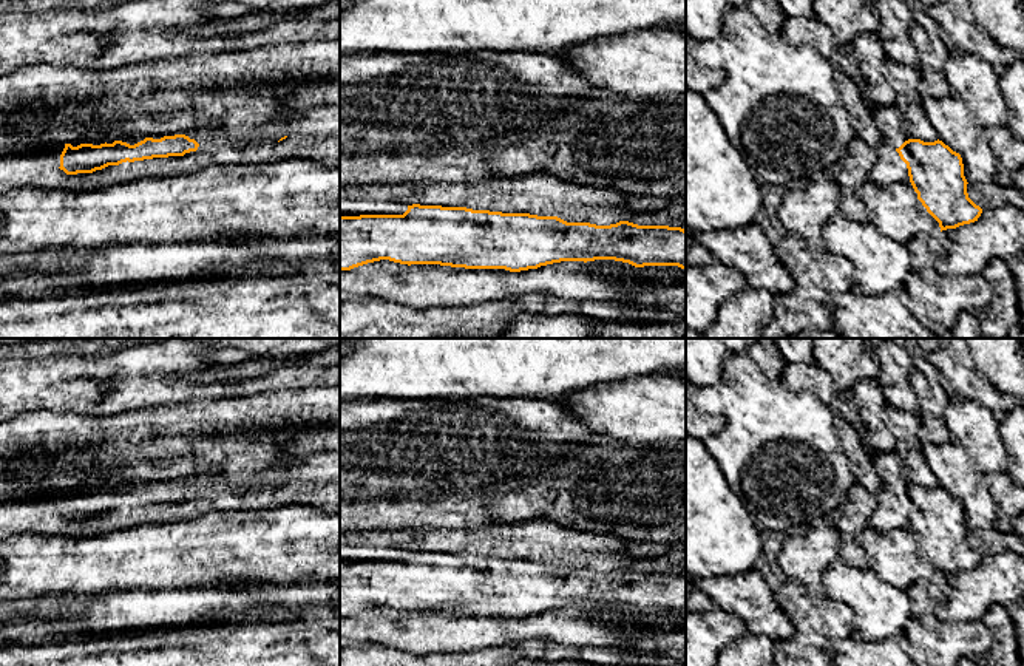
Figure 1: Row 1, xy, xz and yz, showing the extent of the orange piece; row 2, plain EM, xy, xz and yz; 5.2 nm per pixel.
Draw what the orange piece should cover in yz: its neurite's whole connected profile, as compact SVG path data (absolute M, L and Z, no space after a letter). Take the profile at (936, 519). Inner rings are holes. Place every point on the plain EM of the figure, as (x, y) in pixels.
M908 485L896 498L907 510L917 545L939 569L941 578L978 567L982 555L968 544L959 499L939 485Z

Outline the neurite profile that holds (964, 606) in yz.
M1001 552L982 556L970 570L942 576L947 600L936 603L942 621L979 621L993 606L1009 607L1024 595L1024 556Z

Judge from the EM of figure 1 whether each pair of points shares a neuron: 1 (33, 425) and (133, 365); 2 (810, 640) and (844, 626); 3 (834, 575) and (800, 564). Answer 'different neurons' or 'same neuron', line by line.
1: different neurons
2: same neuron
3: different neurons

